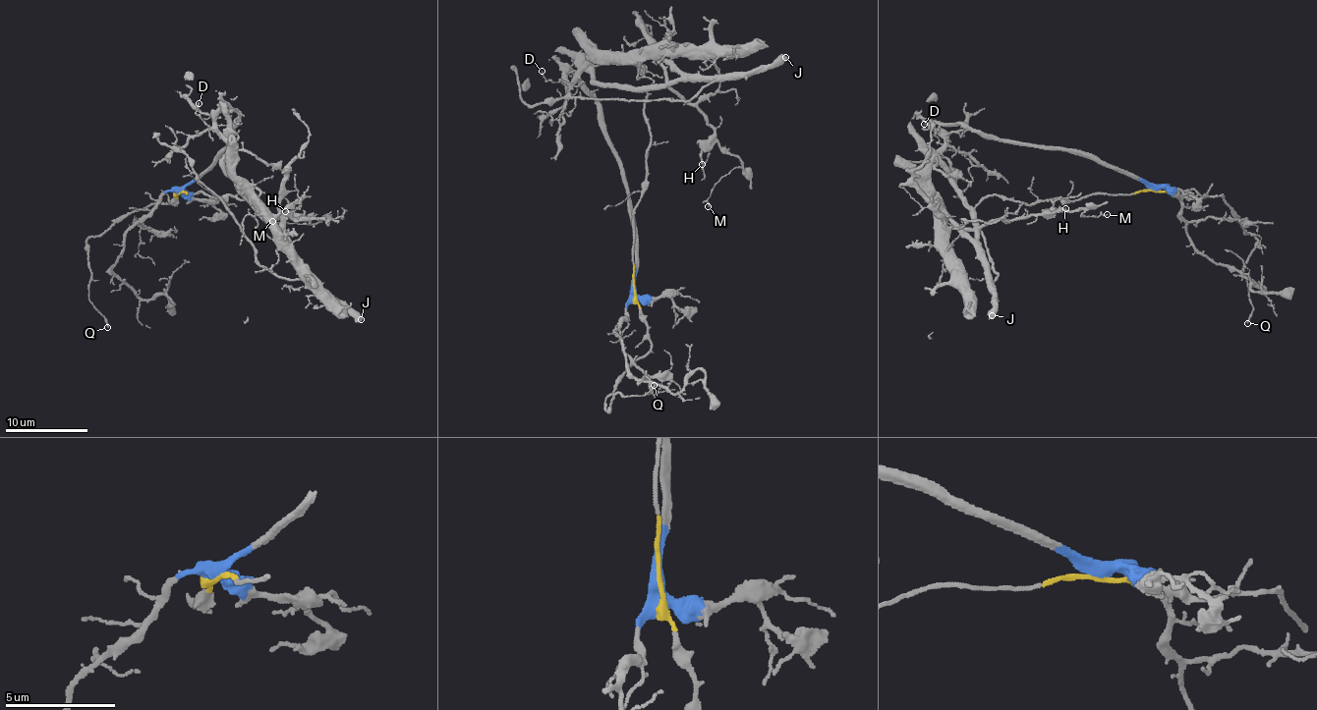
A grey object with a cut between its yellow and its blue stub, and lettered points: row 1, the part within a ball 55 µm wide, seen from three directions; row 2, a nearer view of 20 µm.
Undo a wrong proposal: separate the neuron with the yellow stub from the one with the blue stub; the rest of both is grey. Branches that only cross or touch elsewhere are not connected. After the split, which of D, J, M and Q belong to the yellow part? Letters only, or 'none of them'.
J, Q

